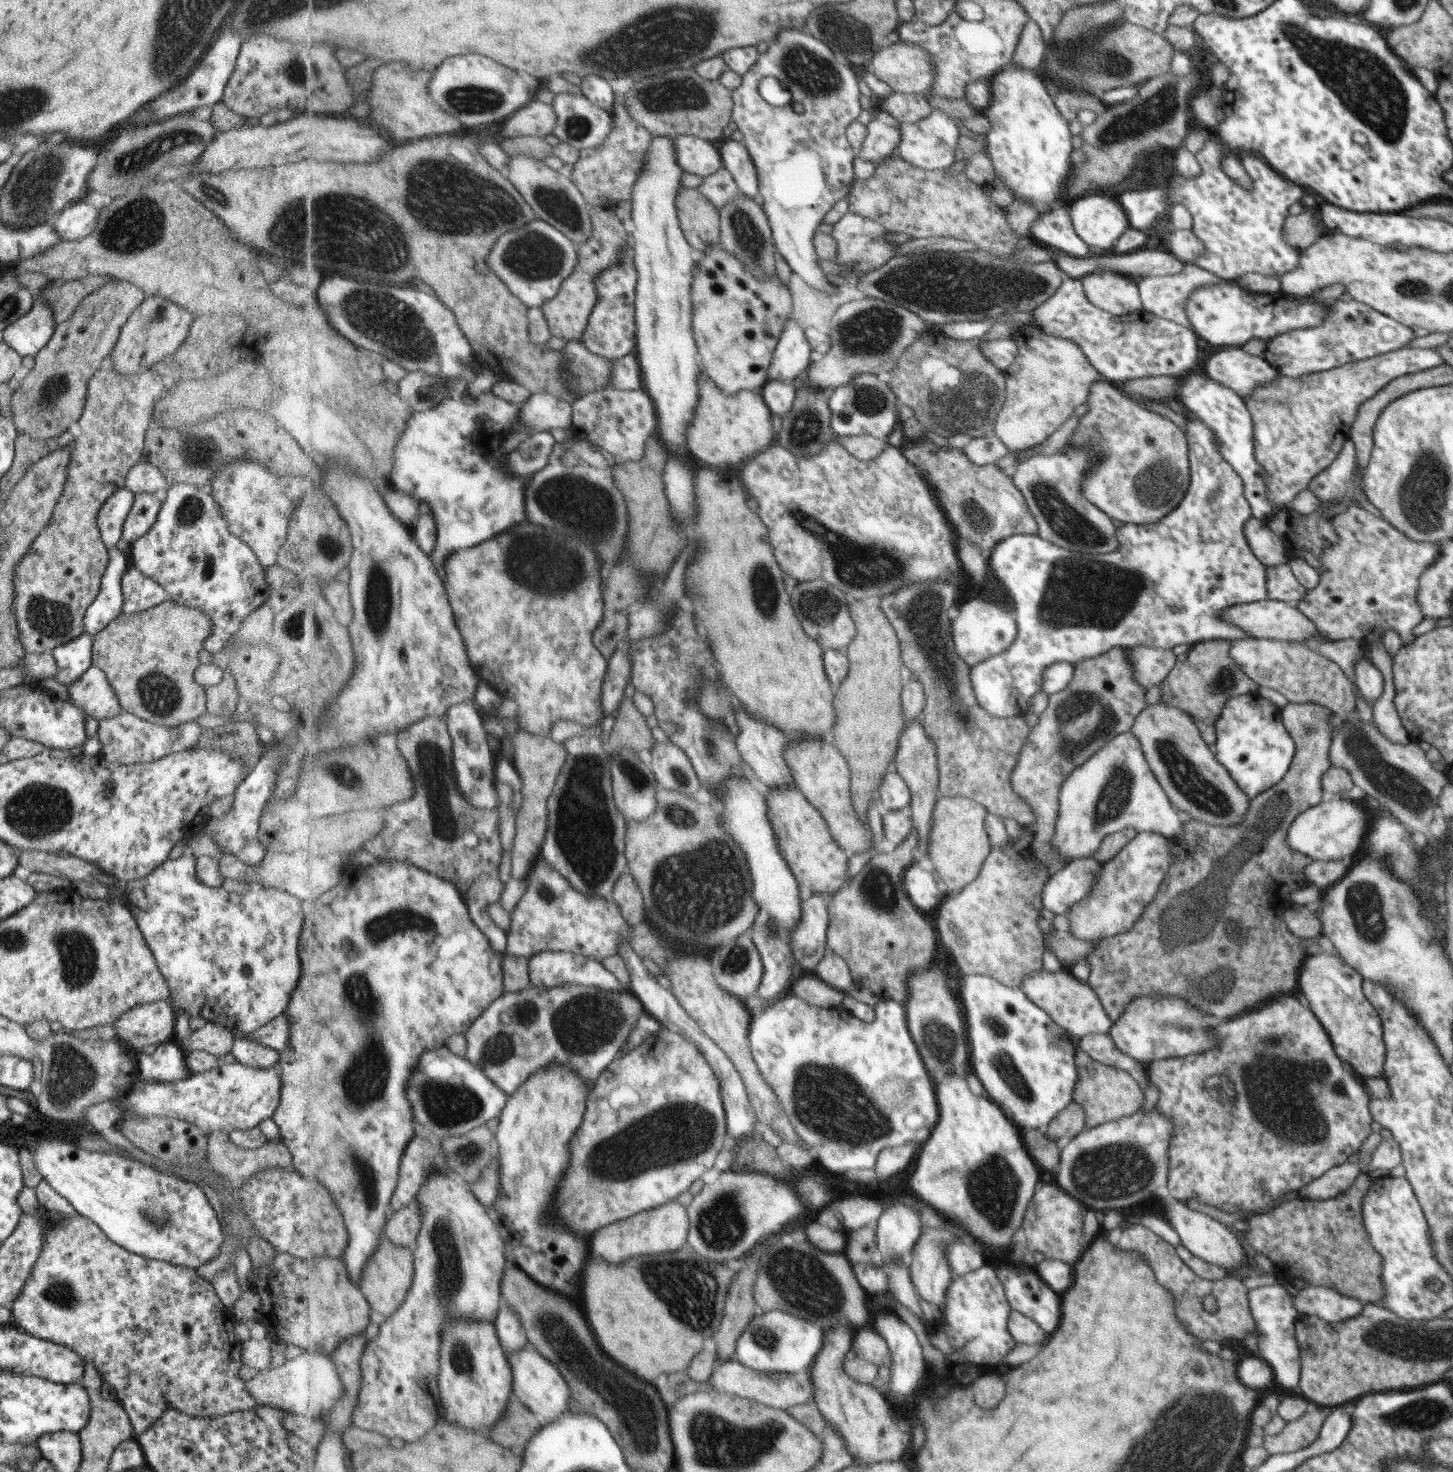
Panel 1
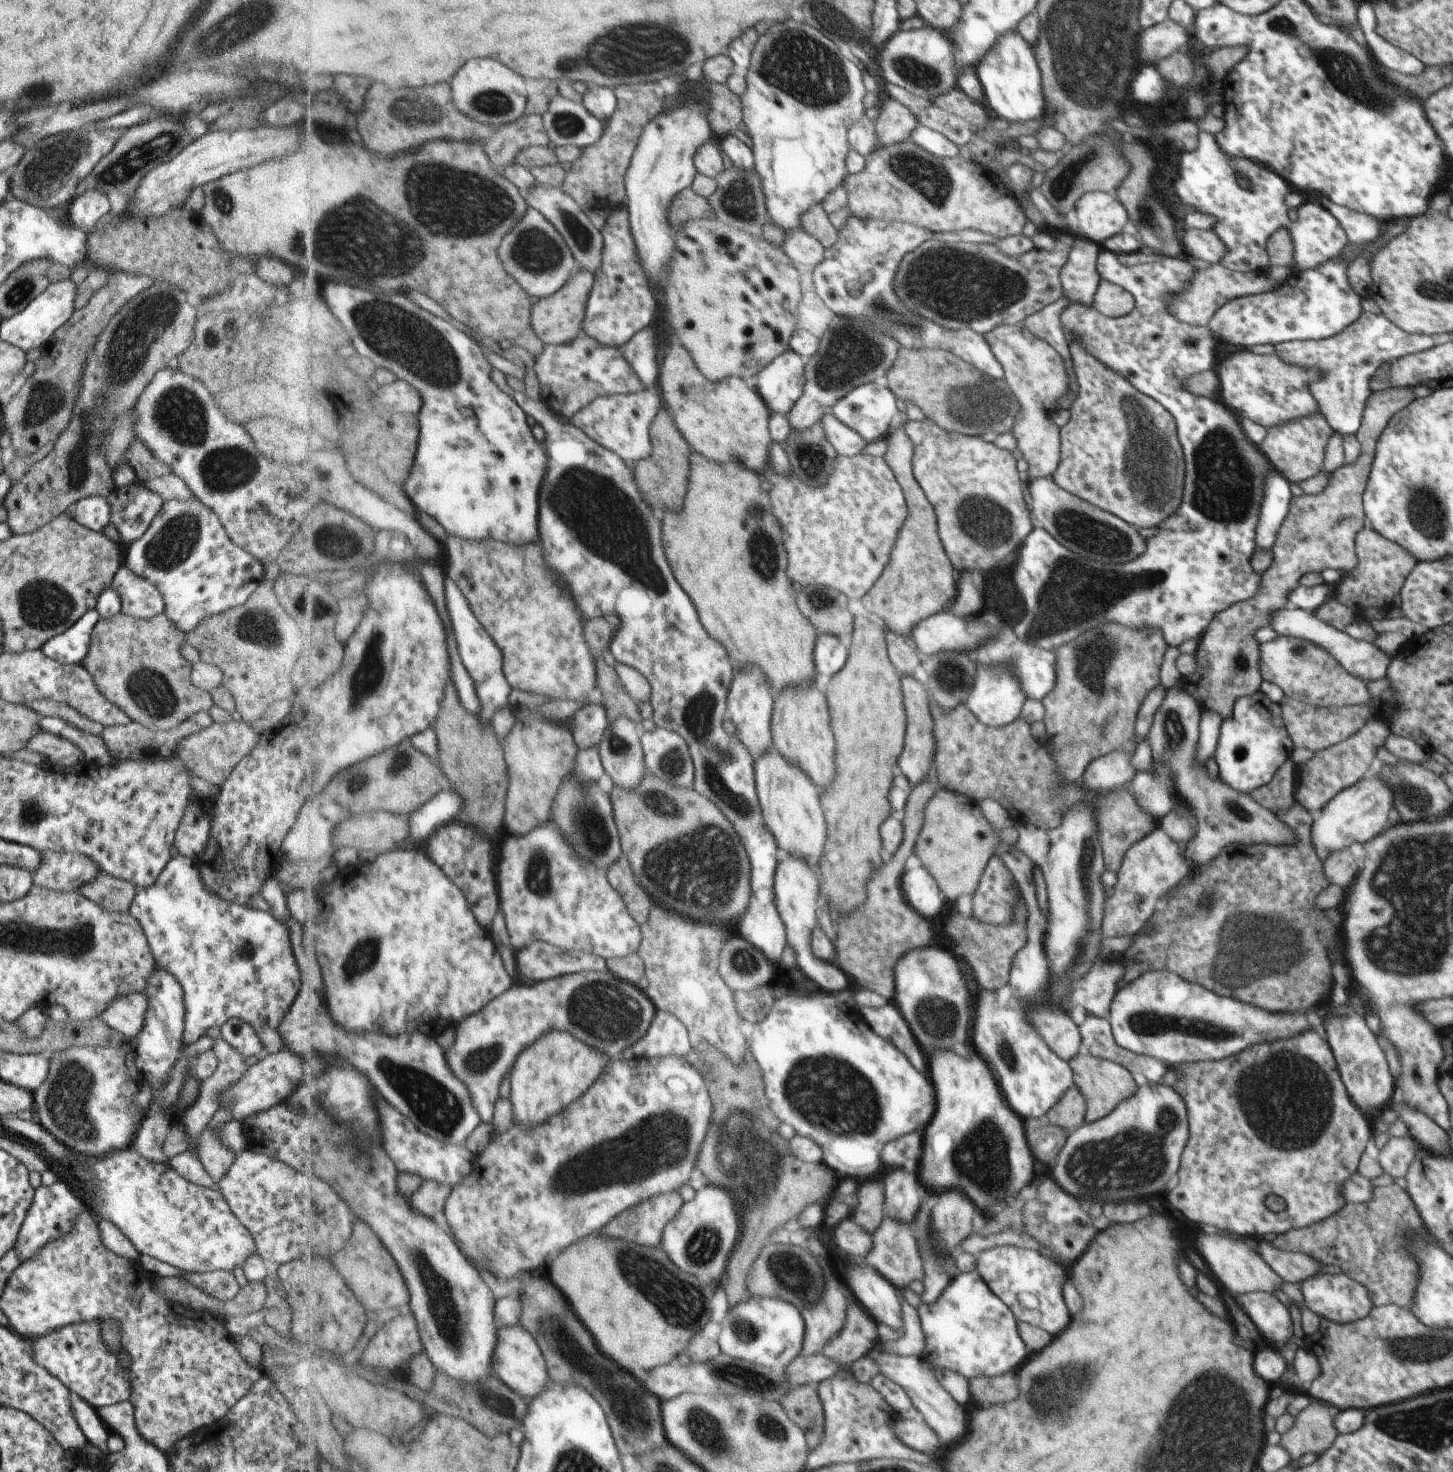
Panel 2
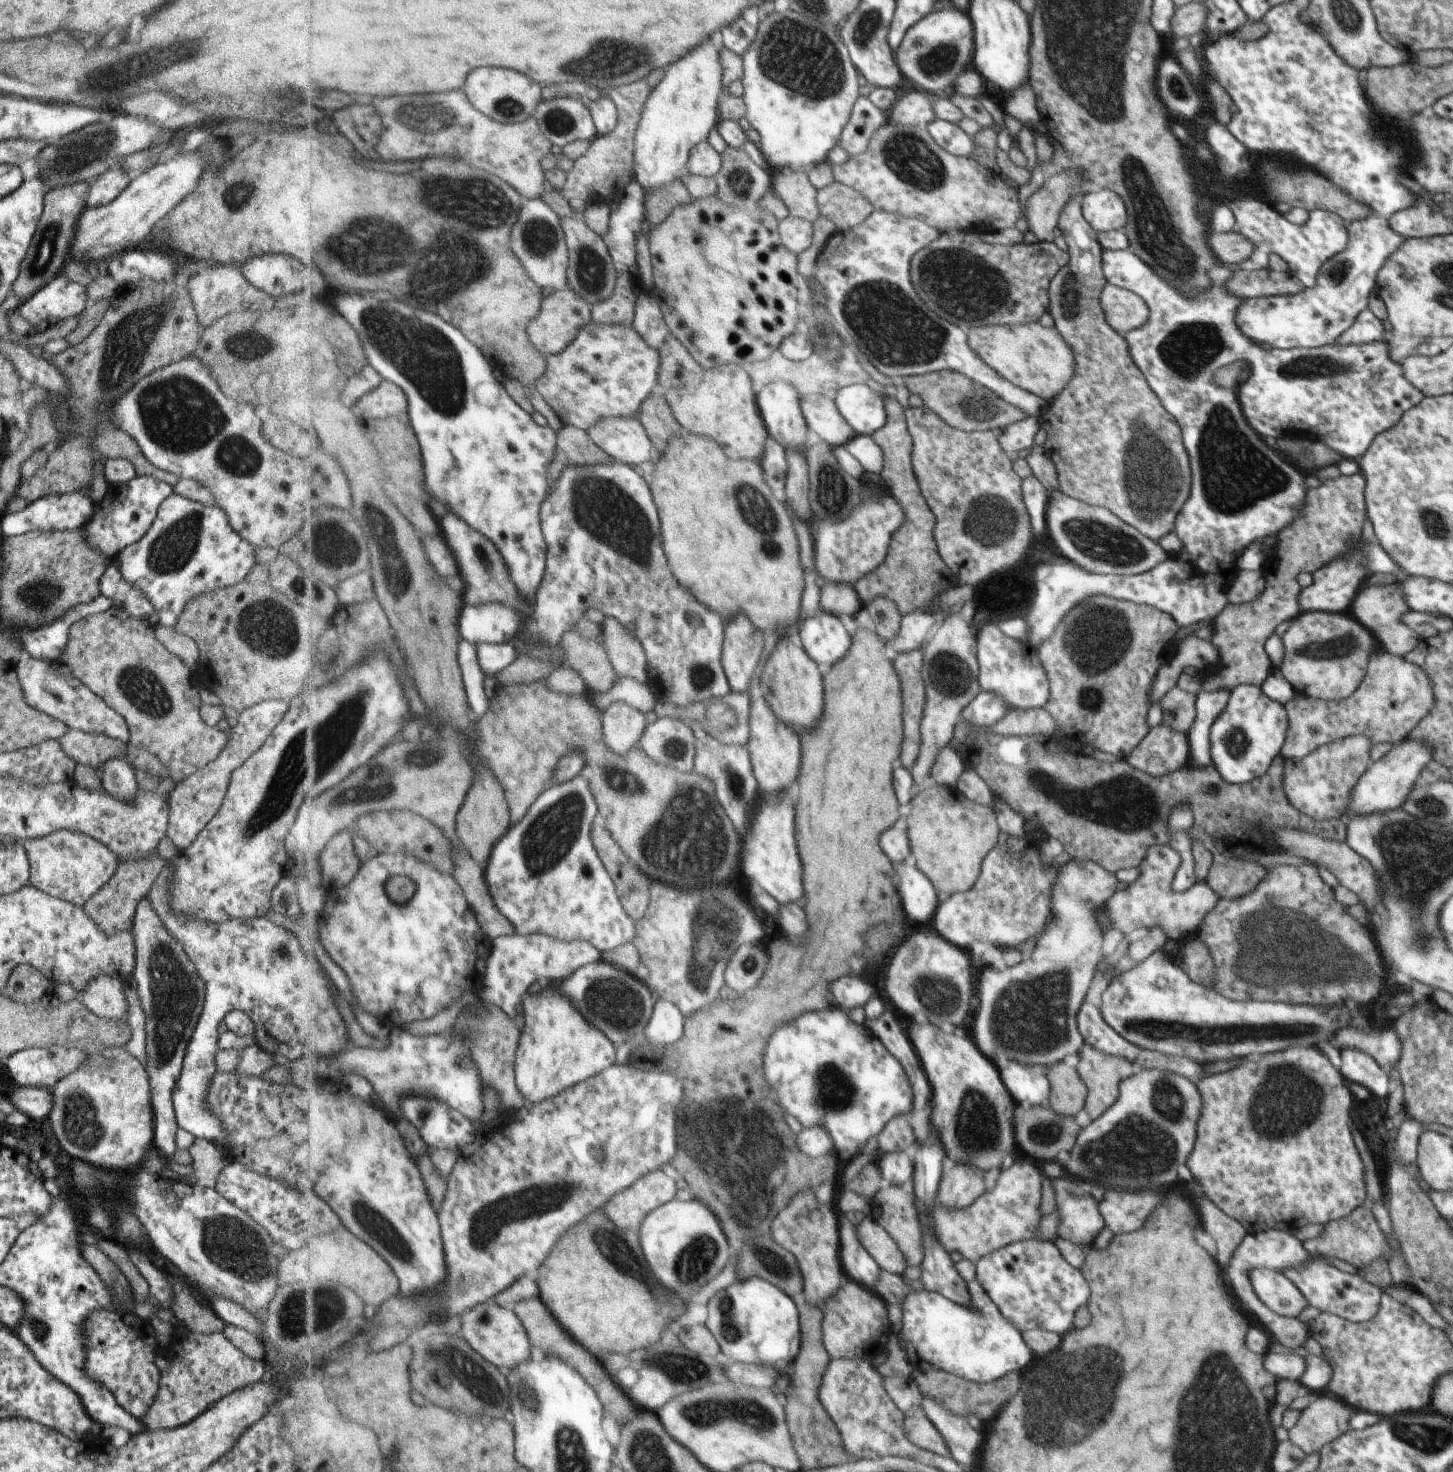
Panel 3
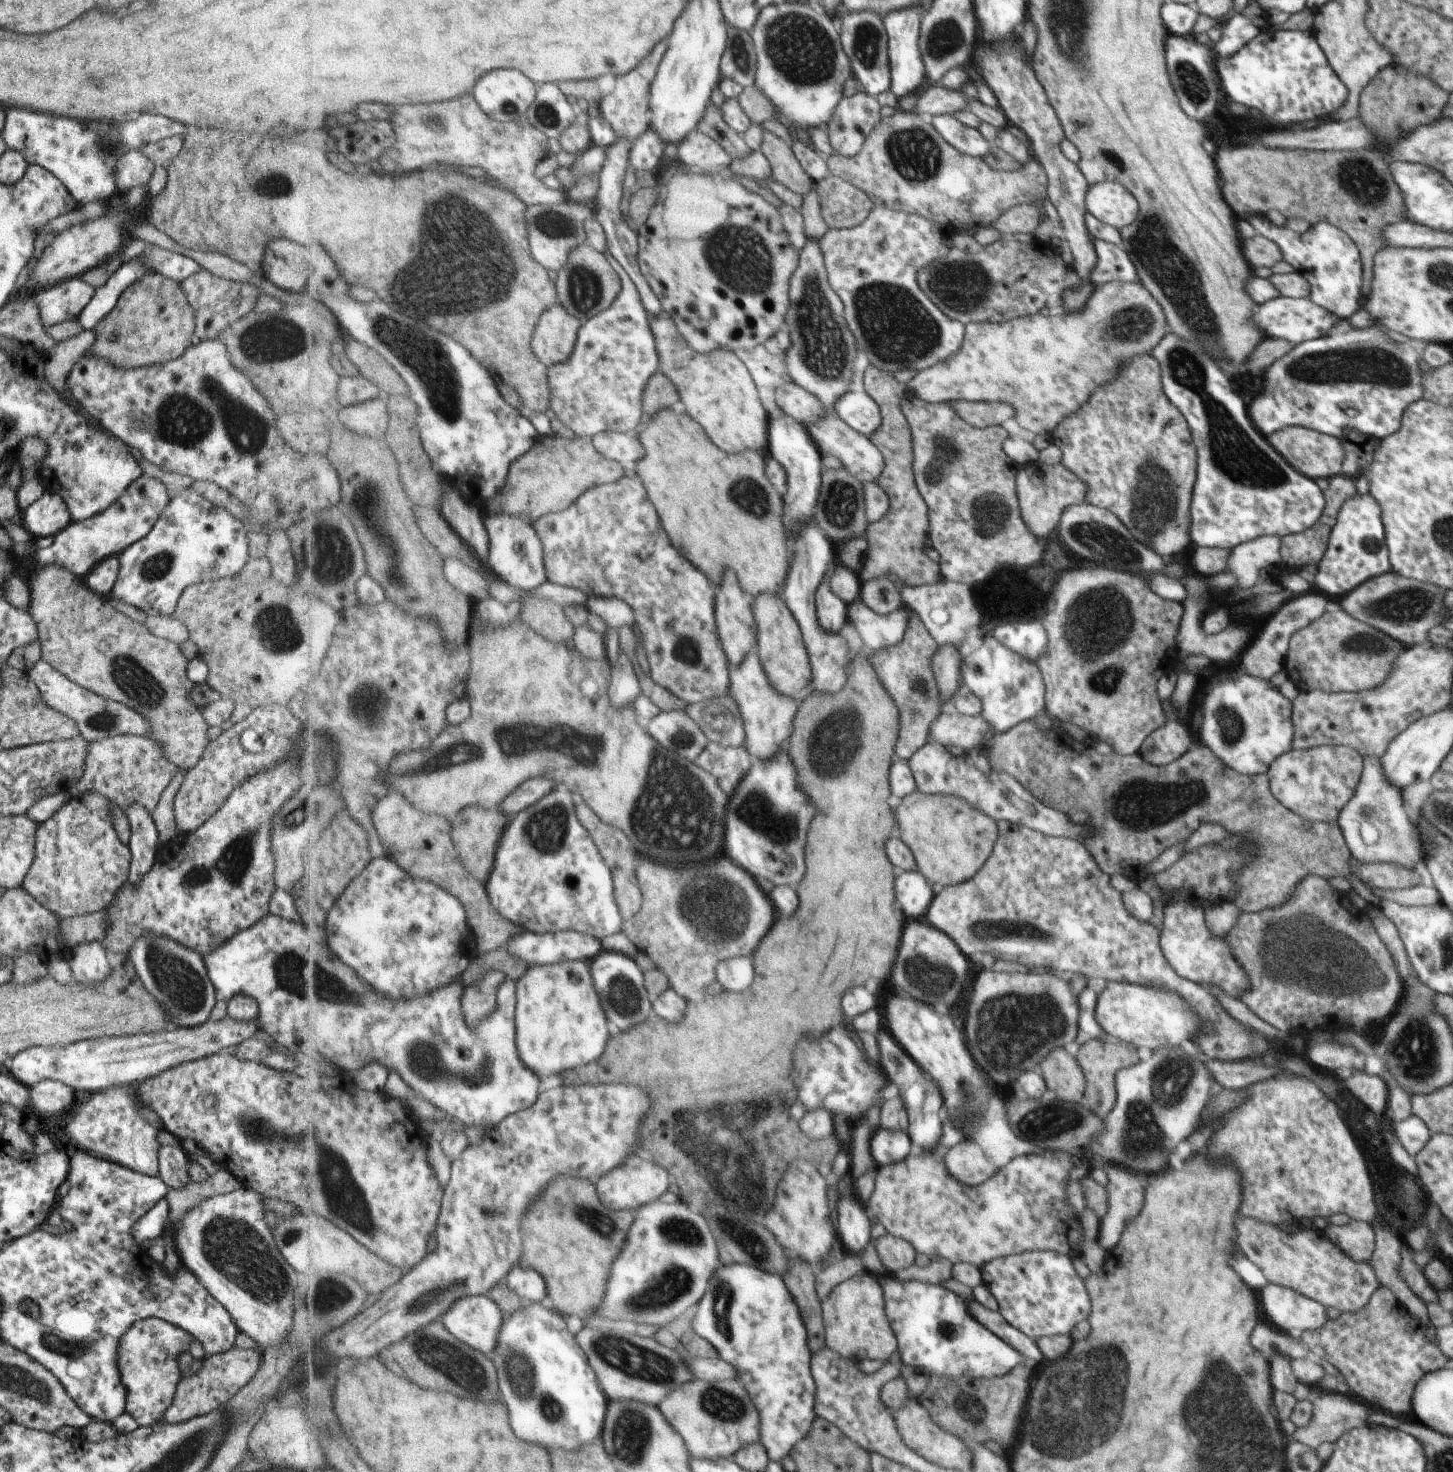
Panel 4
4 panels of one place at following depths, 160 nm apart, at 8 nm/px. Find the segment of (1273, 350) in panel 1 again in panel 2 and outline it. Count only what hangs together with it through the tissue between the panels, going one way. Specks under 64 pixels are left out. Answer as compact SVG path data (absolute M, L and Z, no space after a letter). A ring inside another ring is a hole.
M1361 311L1349 326L1332 337L1276 344L1274 352L1288 363L1319 367L1322 370L1322 378L1308 385L1309 392L1318 402L1319 414L1325 422L1334 431L1351 436L1363 422L1364 406L1371 394L1367 382L1375 369L1383 362L1392 362L1433 346L1431 337L1427 335L1410 335L1404 329L1397 328L1388 317Z

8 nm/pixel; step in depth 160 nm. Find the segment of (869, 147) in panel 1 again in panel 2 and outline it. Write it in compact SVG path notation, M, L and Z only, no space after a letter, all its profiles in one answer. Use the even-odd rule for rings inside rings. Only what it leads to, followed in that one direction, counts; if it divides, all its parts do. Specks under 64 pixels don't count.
M891 96L879 105L878 110L876 127L880 146L886 147L911 138L912 132L920 124L916 111Z

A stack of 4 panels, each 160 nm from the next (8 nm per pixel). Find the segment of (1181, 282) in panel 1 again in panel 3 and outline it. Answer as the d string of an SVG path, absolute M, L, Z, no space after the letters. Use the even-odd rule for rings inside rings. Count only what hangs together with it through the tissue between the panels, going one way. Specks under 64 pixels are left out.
M1267 266L1259 270L1238 269L1225 286L1230 295L1245 296L1247 299L1296 295L1304 290L1303 284L1295 276L1287 271L1275 272Z

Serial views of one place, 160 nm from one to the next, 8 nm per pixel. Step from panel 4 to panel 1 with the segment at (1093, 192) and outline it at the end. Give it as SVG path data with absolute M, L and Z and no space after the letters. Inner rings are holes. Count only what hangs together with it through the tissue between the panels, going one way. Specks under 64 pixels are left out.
M1104 193L1077 197L1067 206L1073 230L1087 245L1104 253L1111 252L1115 242L1127 230L1127 218L1117 202L1109 202Z

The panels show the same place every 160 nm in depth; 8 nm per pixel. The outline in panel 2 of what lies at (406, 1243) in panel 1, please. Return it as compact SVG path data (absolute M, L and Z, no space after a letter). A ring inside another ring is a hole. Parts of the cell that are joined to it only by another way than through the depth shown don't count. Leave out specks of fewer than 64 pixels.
M434 1180L421 1182L419 1190L412 1194L410 1203L414 1209L427 1216L435 1216L435 1214L444 1212L446 1200L452 1190L449 1183L440 1183Z

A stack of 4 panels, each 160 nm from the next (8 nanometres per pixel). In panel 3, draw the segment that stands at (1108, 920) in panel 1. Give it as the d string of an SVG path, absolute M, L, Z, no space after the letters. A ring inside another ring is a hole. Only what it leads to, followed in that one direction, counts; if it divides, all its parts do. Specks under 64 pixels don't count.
M1157 845L1146 851L1144 860L1138 864L1139 875L1124 890L1117 890L1107 901L1106 913L1110 920L1110 928L1129 934L1135 928L1150 930L1161 928L1168 939L1180 940L1187 938L1203 922L1208 912L1218 902L1213 890L1195 890L1187 894L1174 893L1170 888L1175 878L1177 866L1181 864L1181 856L1169 845Z

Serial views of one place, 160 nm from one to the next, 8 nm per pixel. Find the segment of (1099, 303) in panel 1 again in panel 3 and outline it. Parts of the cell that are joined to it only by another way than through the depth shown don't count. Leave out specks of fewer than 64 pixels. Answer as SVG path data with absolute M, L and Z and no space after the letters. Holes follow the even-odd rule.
M1107 282L1100 295L1100 307L1108 325L1121 336L1142 327L1148 319L1148 305L1139 295Z

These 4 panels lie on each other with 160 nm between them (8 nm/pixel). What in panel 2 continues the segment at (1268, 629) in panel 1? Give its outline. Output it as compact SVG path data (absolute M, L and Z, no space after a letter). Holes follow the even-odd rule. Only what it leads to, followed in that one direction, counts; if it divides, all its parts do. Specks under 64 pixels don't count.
M1285 606L1283 609L1272 613L1268 628L1275 631L1279 637L1291 635L1305 639L1314 645L1319 645L1322 649L1329 652L1346 671L1359 677L1365 684L1370 680L1377 680L1385 676L1386 668L1390 663L1390 656L1379 650L1372 642L1351 638L1344 632L1315 619L1311 612L1304 611L1303 609Z

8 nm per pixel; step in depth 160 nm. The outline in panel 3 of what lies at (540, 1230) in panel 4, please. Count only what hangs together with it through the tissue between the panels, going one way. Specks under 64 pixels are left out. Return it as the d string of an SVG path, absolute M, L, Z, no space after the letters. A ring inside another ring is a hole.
M597 1209L587 1220L577 1222L569 1234L561 1236L551 1256L538 1268L533 1276L540 1288L540 1298L551 1314L566 1328L569 1334L579 1340L589 1352L602 1358L611 1353L630 1353L637 1349L650 1349L650 1344L661 1338L661 1332L668 1329L667 1324L685 1309L679 1296L673 1296L656 1279L640 1247L638 1232L633 1228L622 1229L604 1211Z

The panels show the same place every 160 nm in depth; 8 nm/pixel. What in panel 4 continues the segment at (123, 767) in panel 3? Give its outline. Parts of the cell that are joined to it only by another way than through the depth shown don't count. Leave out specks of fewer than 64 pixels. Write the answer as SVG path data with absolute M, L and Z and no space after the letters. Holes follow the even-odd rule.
M131 804L125 812L129 822L129 841L125 844L130 854L126 881L137 884L145 872L149 872L158 857L162 844L157 838L157 830L146 812L139 804ZM141 936L129 946L129 962L141 986L157 1000L157 1004L167 1012L168 1028L195 1028L209 1019L215 1004L214 988L206 974L206 968L199 954L163 938L163 936Z

